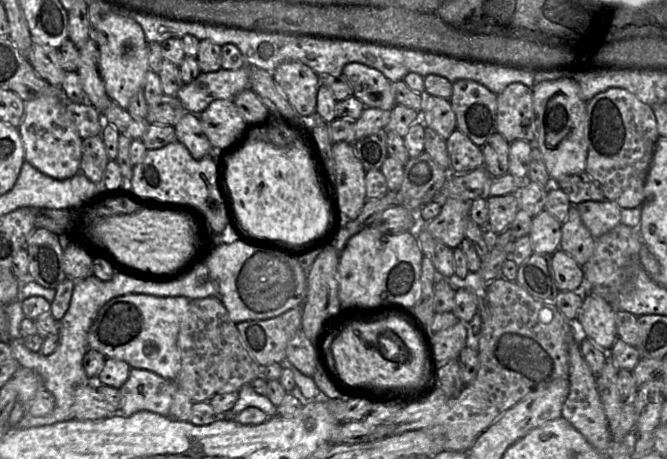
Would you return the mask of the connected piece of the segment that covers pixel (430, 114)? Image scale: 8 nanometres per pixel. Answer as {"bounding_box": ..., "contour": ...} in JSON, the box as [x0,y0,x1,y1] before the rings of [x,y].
{"bounding_box":[421,95,456,139],"contour":[[[423,95],[421,121],[447,139],[456,130],[456,116],[448,100],[442,97]]]}

